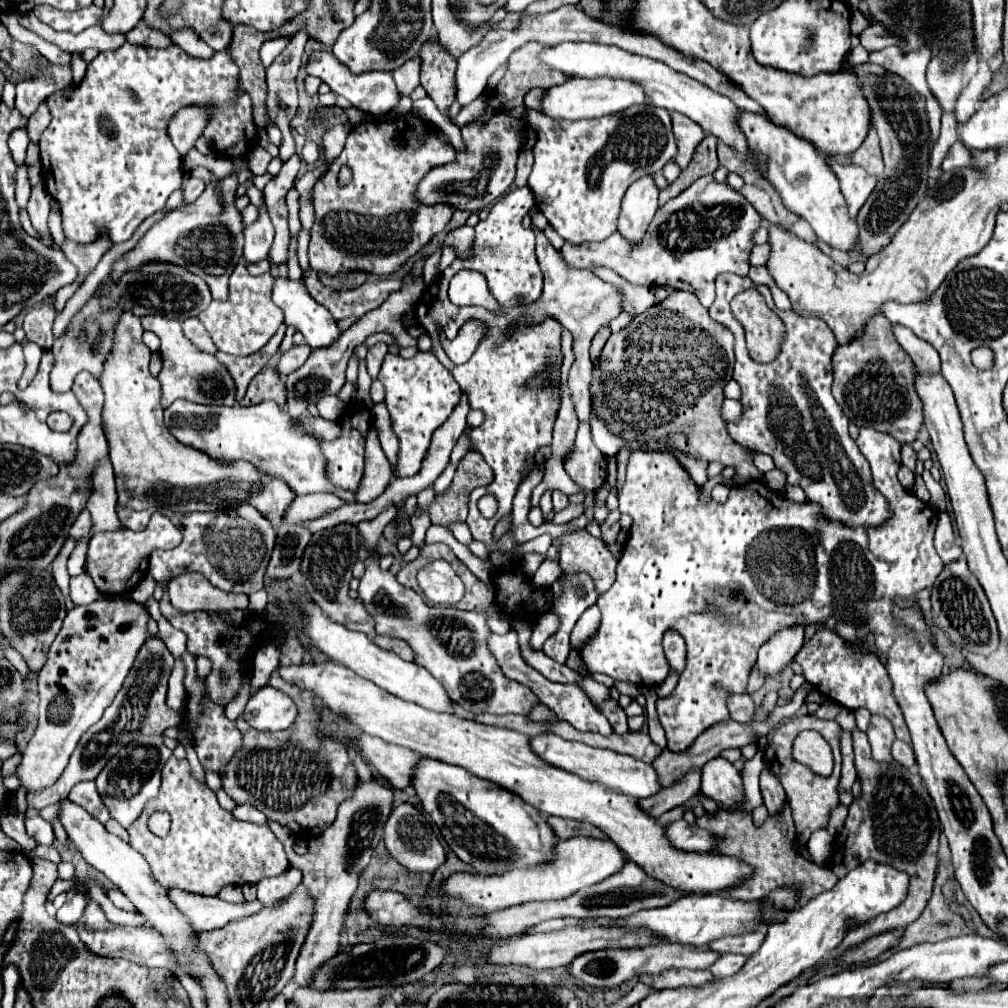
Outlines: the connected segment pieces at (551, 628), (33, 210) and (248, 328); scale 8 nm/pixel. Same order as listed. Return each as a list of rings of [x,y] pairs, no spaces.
[[[544,613],[534,623],[534,633],[532,633],[530,645],[534,645],[534,649],[542,649],[544,641],[550,635],[554,635],[554,631],[558,631],[558,615],[556,613]]]
[[[44,183],[32,187],[32,195],[30,195],[30,201],[28,201],[28,215],[30,215],[30,221],[34,225],[34,229],[40,233],[40,239],[48,245],[48,247],[54,247],[54,239],[50,235],[50,229],[48,229],[48,213],[50,213],[50,193],[46,193],[46,187]]]
[[[238,263],[234,273],[230,275],[230,283],[232,283],[232,295],[228,303],[210,305],[206,311],[198,315],[198,319],[204,323],[218,351],[244,357],[262,349],[268,343],[268,339],[276,333],[284,317],[282,317],[282,309],[278,309],[270,299],[270,289],[272,289],[270,273],[264,273],[262,277],[252,277],[246,271],[246,265]]]

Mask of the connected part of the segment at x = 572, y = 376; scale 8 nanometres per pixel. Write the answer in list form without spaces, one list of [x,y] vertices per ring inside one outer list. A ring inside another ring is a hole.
[[[532,227],[536,235],[536,255],[540,269],[544,273],[544,291],[540,301],[536,301],[530,311],[526,321],[542,321],[546,315],[558,319],[570,333],[572,333],[572,351],[574,351],[574,363],[568,371],[568,389],[570,397],[574,403],[574,411],[578,421],[590,423],[590,373],[592,373],[592,361],[590,361],[590,341],[594,333],[604,325],[610,323],[618,313],[622,313],[622,293],[612,285],[602,279],[598,279],[592,271],[588,269],[570,269],[566,261],[562,261],[562,253],[550,245],[542,229]]]

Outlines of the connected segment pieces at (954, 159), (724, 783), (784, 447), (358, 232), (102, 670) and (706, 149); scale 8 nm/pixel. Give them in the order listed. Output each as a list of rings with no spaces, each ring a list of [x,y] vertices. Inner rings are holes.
[[[956,141],[952,147],[950,147],[950,151],[948,151],[948,155],[944,157],[944,163],[942,163],[942,169],[944,171],[950,171],[950,169],[962,169],[962,167],[976,167],[974,165],[974,161],[972,161],[972,153],[964,147],[964,145],[960,145],[960,141]]]
[[[714,757],[702,767],[702,787],[700,789],[706,797],[714,801],[722,801],[726,805],[742,801],[744,797],[740,771],[724,757]]]
[[[734,273],[718,275],[716,301],[710,307],[710,317],[714,321],[722,323],[724,327],[728,327],[734,333],[734,339],[736,339],[736,345],[734,345],[734,353],[736,353],[734,379],[742,387],[740,401],[744,405],[744,417],[742,417],[740,423],[728,423],[728,433],[734,437],[734,441],[738,441],[740,445],[750,447],[754,451],[768,453],[774,459],[776,467],[786,471],[790,485],[800,485],[806,491],[808,501],[816,501],[816,503],[822,505],[824,517],[828,517],[832,521],[840,521],[844,525],[850,525],[850,527],[884,523],[888,519],[888,501],[886,501],[886,497],[882,497],[882,493],[878,493],[874,489],[868,461],[862,457],[856,443],[848,435],[848,423],[850,421],[848,421],[848,417],[844,417],[842,409],[838,407],[838,403],[834,401],[834,397],[830,393],[830,387],[832,387],[830,357],[832,357],[834,349],[838,347],[830,327],[818,317],[816,319],[804,319],[798,313],[794,313],[792,309],[788,311],[777,309],[771,291],[766,285],[756,285],[750,277],[738,277]],[[750,287],[758,289],[766,301],[771,301],[769,307],[782,319],[783,323],[786,323],[786,329],[788,329],[786,341],[782,345],[782,353],[778,355],[776,361],[766,363],[766,365],[750,359],[748,349],[746,349],[746,341],[744,341],[744,329],[738,321],[734,321],[734,315],[730,311],[732,297],[738,295],[740,291],[744,291],[744,289],[750,289]]]
[[[412,115],[386,123],[358,123],[352,127],[344,151],[314,187],[316,221],[308,249],[310,267],[314,271],[330,275],[350,269],[378,275],[394,273],[408,257],[446,227],[454,209],[448,205],[418,205],[414,197],[418,181],[422,181],[432,167],[446,165],[456,157],[456,149],[436,133],[438,129],[434,125]],[[340,165],[352,169],[352,181],[346,187],[336,183]]]
[[[124,599],[94,601],[68,611],[48,651],[48,659],[38,671],[40,719],[16,769],[18,781],[28,793],[44,789],[60,779],[80,737],[102,717],[104,709],[120,691],[138,649],[148,637],[146,623],[146,609]]]
[[[706,135],[700,145],[694,151],[694,157],[690,161],[690,165],[680,173],[680,177],[670,183],[664,191],[660,191],[660,203],[666,203],[668,199],[676,197],[678,193],[682,193],[688,185],[692,185],[698,177],[710,175],[718,169],[718,157],[716,157],[716,137]]]

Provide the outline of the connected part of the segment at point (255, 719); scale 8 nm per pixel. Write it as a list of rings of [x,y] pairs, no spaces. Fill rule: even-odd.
[[[264,685],[248,699],[242,719],[260,731],[288,729],[296,719],[296,705],[286,693]]]

